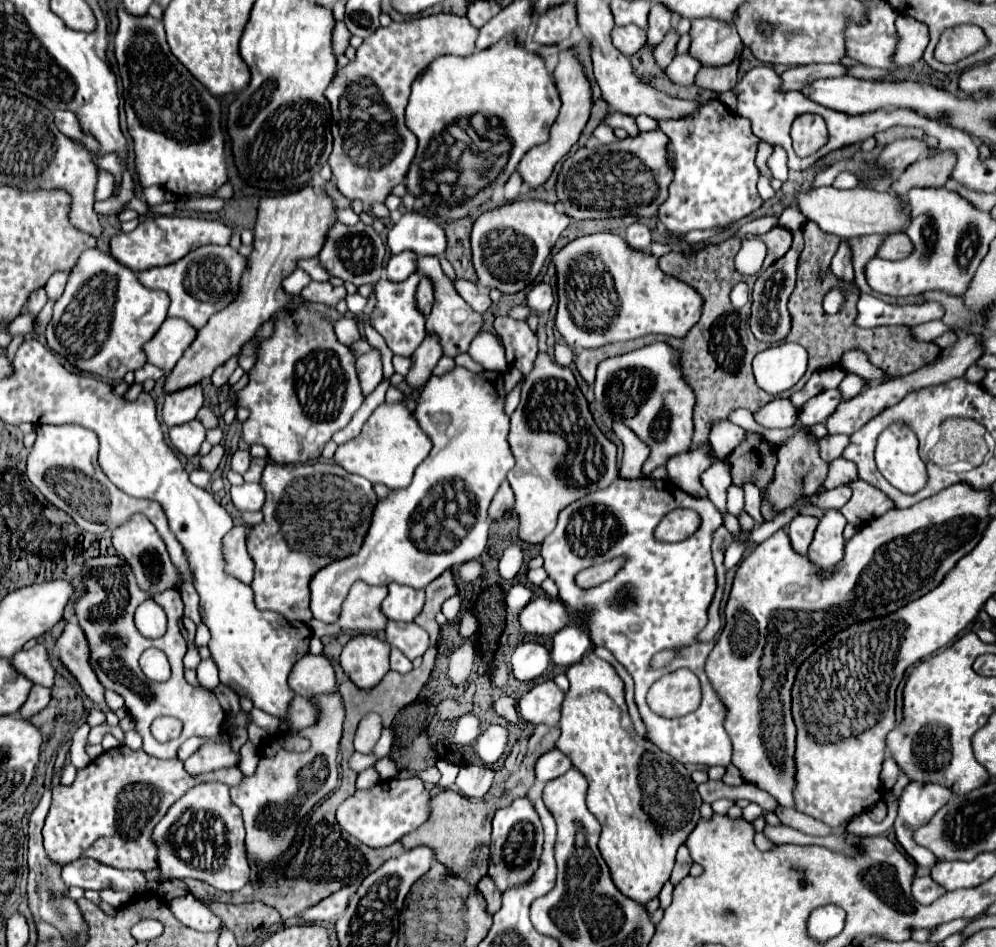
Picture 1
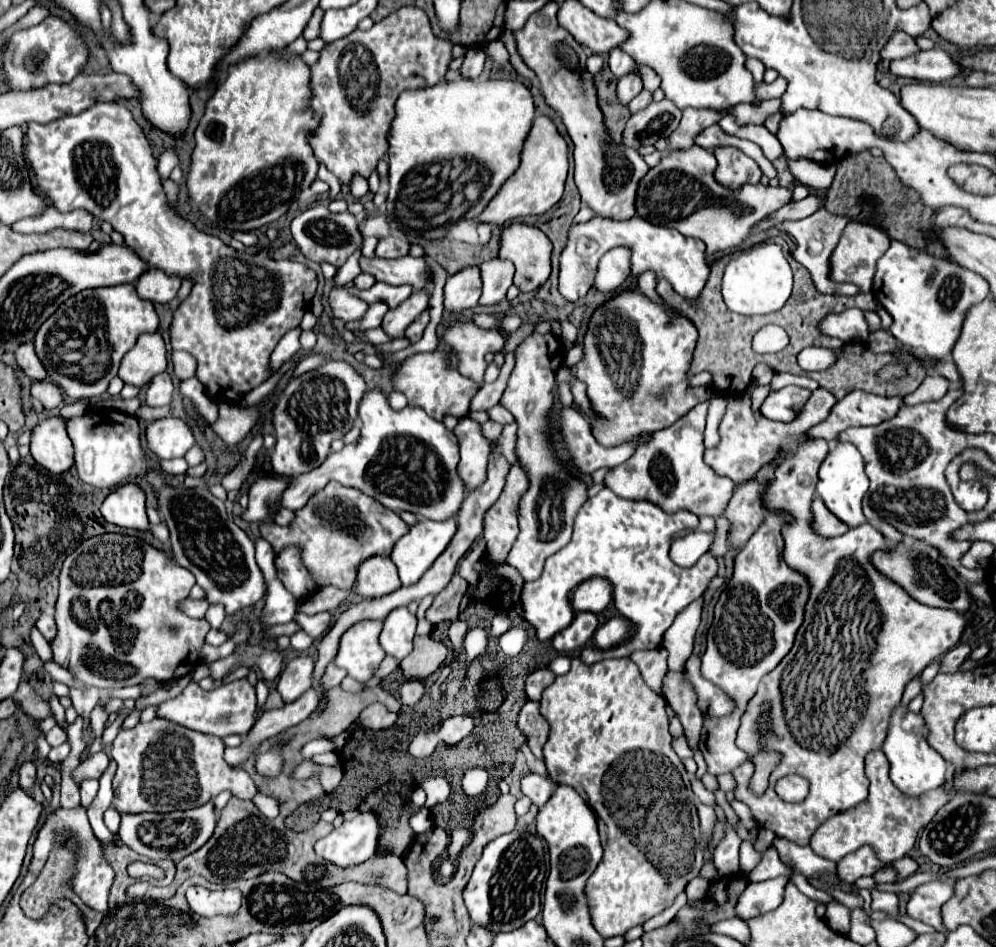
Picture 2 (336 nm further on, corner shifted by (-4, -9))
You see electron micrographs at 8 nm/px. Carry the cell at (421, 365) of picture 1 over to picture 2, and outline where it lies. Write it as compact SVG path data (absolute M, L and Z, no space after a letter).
M466 268L448 278L444 286L444 310L446 312L462 312L474 308L480 298L480 270Z

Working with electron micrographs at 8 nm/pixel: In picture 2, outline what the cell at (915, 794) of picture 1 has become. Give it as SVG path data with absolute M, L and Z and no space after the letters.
M898 706L892 714L892 724L890 724L890 732L888 738L882 746L888 762L890 762L890 778L894 782L896 788L900 788L906 796L910 798L918 798L934 788L940 788L946 782L946 774L950 770L948 762L928 746L926 742L926 724L924 718L920 714L912 714L908 712L908 708Z

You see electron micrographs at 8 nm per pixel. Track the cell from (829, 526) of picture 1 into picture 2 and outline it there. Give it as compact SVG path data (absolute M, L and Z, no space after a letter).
M832 442L830 444L830 454L820 466L820 482L818 482L818 496L824 500L826 508L840 518L840 522L848 524L848 528L856 528L866 522L862 514L862 496L868 490L868 476L864 474L864 462L856 446L852 444L842 444L842 442Z

